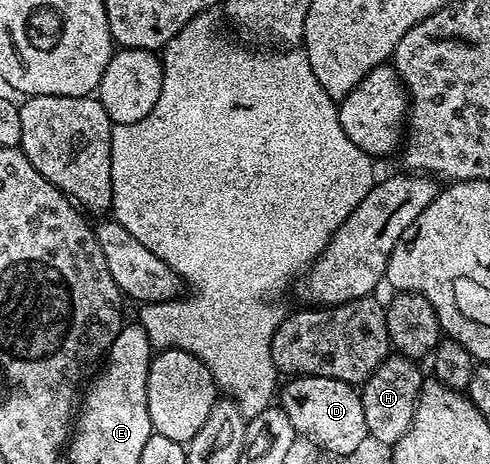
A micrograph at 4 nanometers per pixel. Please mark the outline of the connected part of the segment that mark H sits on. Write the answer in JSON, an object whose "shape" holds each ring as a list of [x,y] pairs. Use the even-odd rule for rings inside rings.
{"shape":[[[389,355],[364,382],[360,398],[362,411],[366,411],[369,437],[394,446],[398,439],[402,439],[402,435],[406,435],[414,419],[420,389],[426,380],[425,374],[420,374],[420,369],[416,365],[419,364],[413,358]]]}

